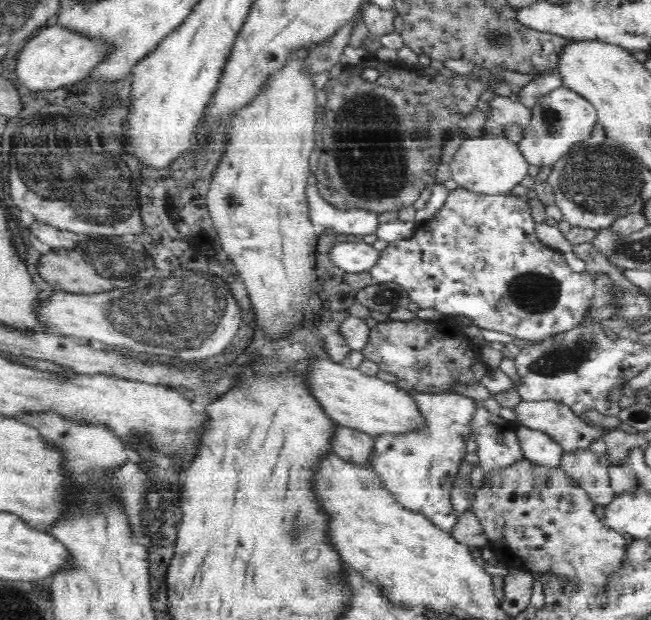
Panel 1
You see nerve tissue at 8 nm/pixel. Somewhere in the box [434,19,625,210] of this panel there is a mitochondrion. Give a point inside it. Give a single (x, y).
(497, 38)

